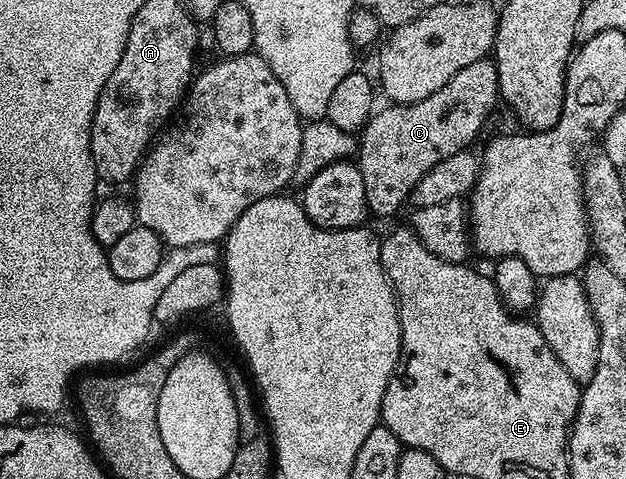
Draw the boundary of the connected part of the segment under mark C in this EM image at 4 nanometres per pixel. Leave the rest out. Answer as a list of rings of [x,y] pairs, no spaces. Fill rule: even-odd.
[[[479,58],[474,64],[466,64],[462,72],[450,76],[438,92],[426,96],[426,100],[418,100],[414,104],[398,106],[385,105],[385,110],[377,109],[369,118],[364,129],[358,134],[358,165],[362,172],[362,184],[366,184],[366,204],[369,215],[377,214],[380,218],[388,218],[400,210],[400,205],[407,203],[412,189],[434,165],[454,156],[460,150],[467,150],[472,141],[480,134],[480,129],[488,122],[496,102],[500,98],[500,85],[495,61]]]

